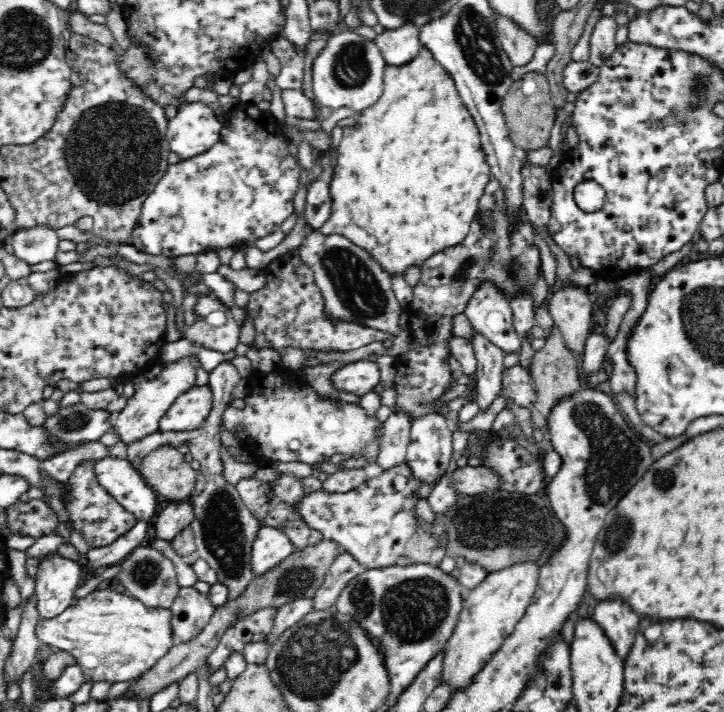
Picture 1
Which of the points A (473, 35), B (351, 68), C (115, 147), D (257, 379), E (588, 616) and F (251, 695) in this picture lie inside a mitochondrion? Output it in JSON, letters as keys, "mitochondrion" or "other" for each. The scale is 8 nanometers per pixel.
{"A":"mitochondrion","B":"mitochondrion","C":"mitochondrion","D":"other","E":"other","F":"other"}

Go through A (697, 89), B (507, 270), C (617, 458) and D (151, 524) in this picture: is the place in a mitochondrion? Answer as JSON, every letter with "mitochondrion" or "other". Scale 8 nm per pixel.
{"A":"mitochondrion","B":"mitochondrion","C":"mitochondrion","D":"other"}

